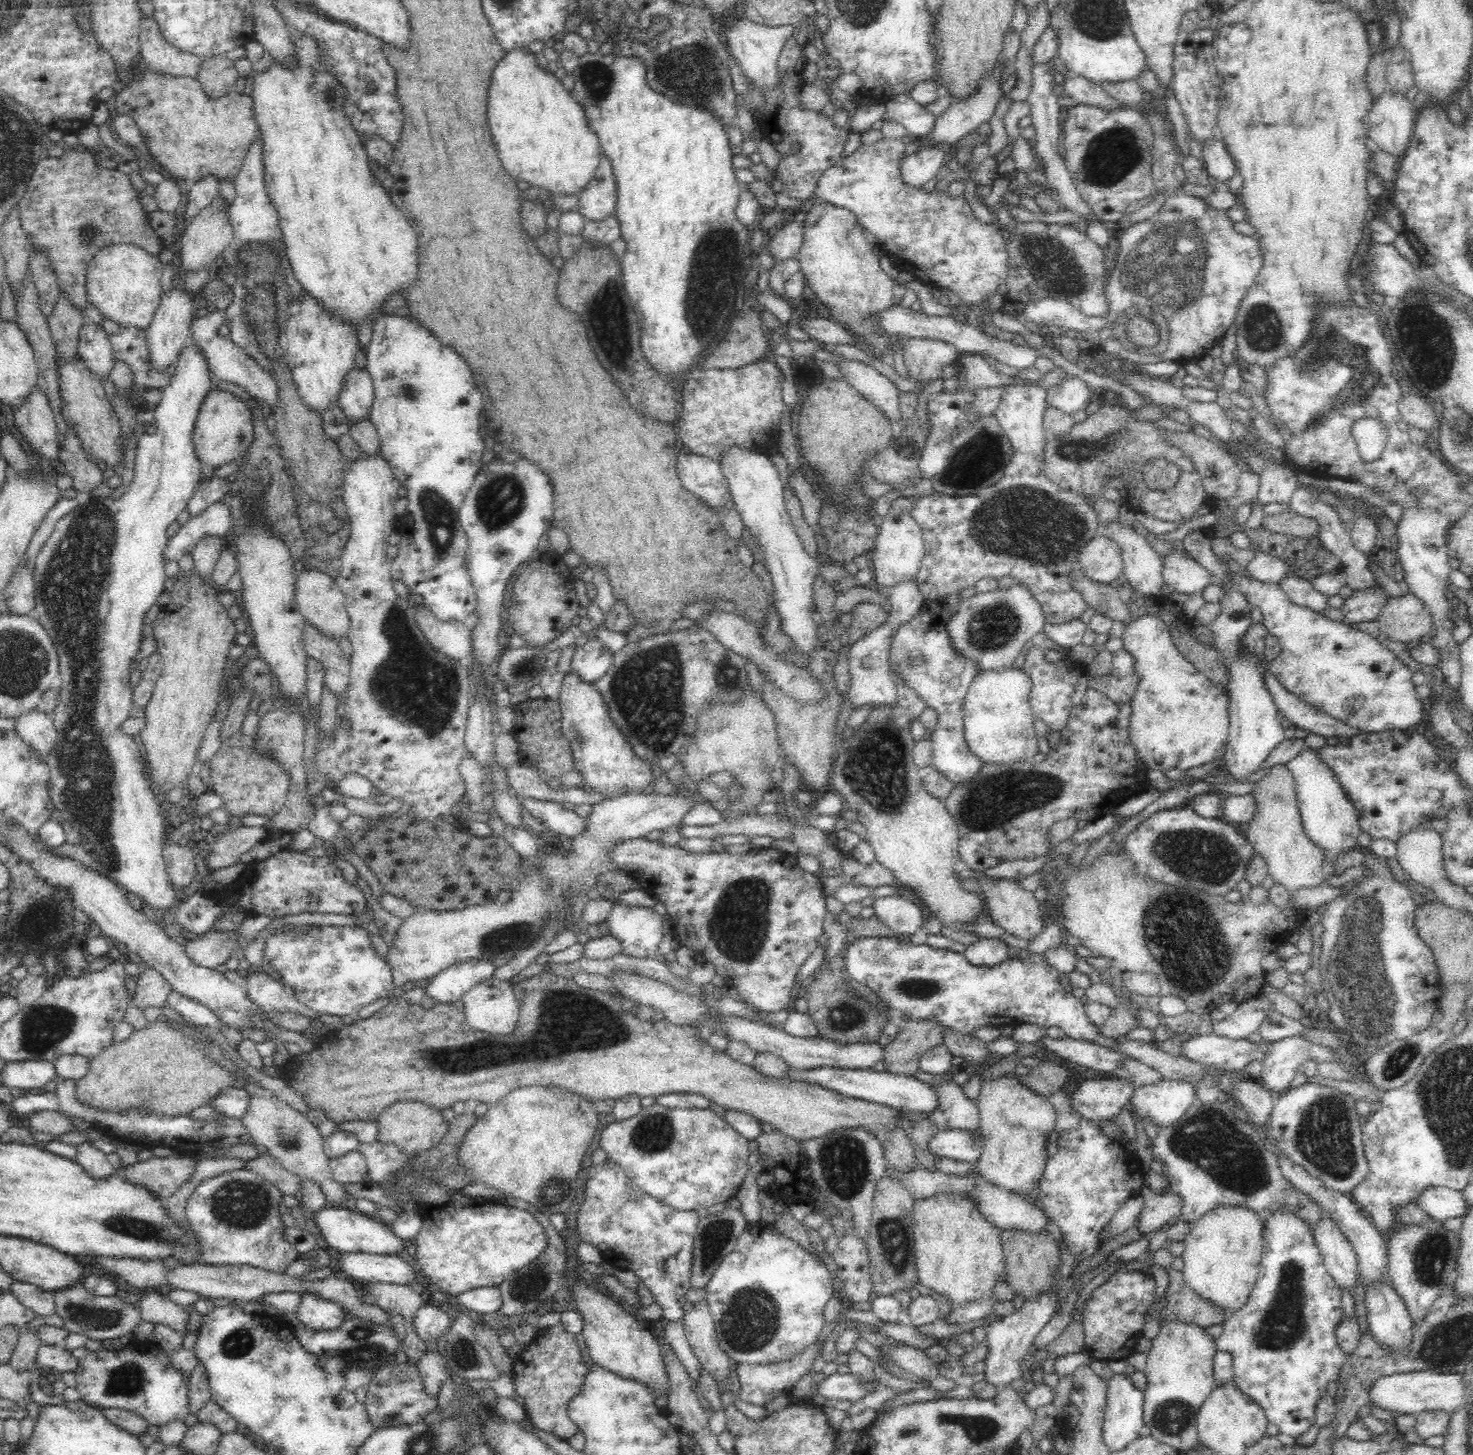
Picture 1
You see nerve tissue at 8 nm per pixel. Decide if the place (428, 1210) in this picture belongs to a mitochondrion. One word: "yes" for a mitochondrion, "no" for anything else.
no

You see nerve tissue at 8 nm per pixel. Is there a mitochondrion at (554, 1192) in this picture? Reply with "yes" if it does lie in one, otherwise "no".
yes

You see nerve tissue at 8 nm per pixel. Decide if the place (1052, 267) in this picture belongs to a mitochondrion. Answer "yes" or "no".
yes

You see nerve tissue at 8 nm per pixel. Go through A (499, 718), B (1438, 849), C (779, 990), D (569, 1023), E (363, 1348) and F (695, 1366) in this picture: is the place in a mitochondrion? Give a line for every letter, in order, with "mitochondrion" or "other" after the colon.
A: other
B: other
C: other
D: mitochondrion
E: mitochondrion
F: other

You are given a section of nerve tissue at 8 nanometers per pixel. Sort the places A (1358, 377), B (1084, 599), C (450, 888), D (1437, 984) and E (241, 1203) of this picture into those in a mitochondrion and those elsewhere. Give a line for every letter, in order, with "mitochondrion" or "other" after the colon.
A: mitochondrion
B: other
C: other
D: other
E: mitochondrion

